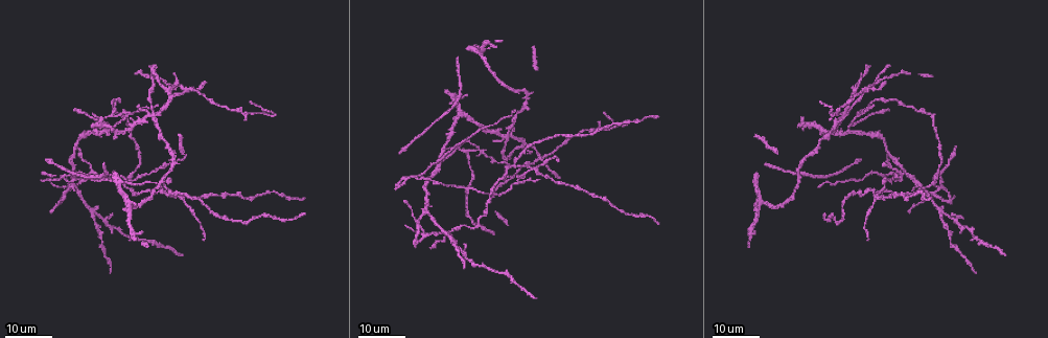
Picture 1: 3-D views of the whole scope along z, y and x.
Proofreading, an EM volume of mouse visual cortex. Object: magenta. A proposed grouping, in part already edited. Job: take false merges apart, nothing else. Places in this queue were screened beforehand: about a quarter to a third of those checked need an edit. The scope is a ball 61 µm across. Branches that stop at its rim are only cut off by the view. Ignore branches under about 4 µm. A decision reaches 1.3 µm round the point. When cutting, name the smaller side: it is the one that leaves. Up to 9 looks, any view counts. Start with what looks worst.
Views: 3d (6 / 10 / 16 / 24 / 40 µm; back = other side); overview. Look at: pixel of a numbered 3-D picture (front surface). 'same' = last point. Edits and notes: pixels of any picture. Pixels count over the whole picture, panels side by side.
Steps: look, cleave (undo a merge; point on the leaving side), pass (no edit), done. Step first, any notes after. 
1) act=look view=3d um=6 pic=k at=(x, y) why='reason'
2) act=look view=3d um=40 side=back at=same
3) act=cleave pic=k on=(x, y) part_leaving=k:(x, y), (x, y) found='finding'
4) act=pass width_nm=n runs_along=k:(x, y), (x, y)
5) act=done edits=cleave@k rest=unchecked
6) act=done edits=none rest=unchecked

act=look view=3d um=24 pic=1 at=(539, 160) why='four-way junction'

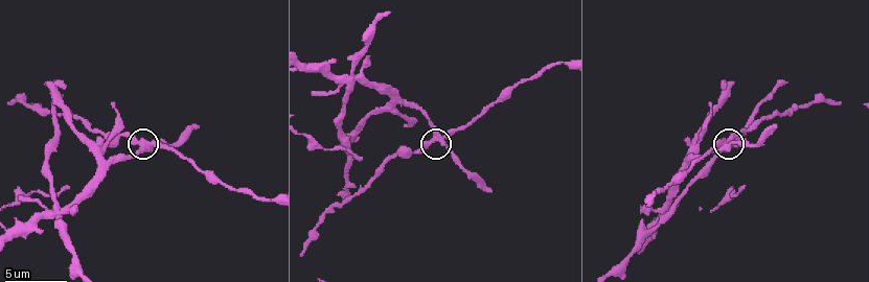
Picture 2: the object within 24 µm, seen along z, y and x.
act=look view=3d um=6 pic=2 at=(142, 140) why='zoom in'

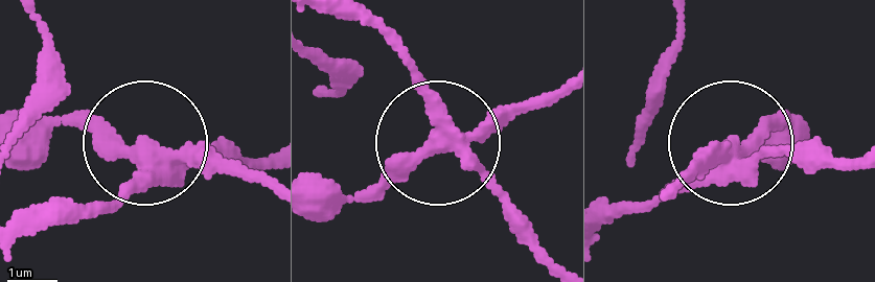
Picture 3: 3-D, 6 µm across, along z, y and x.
act=pass side_arm_um=23 runs_along=3:(602, 226), (798, 118) found='all the same neuron'

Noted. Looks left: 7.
act=look view=3d um=24 pic=1 at=(530, 169) why='two arms in line, one across'

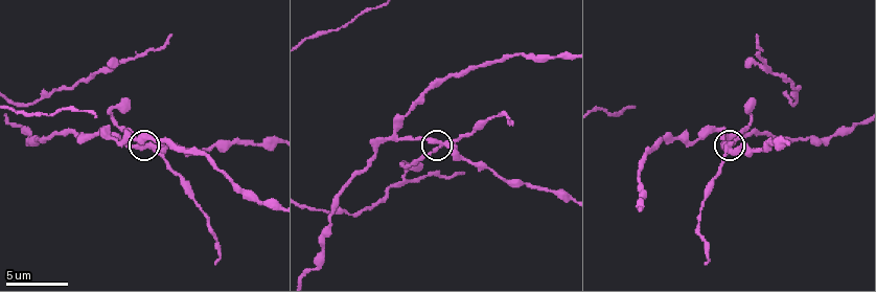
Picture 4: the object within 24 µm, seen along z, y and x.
act=look view=3d um=6 pic=4 at=(436, 149) why='closer look'

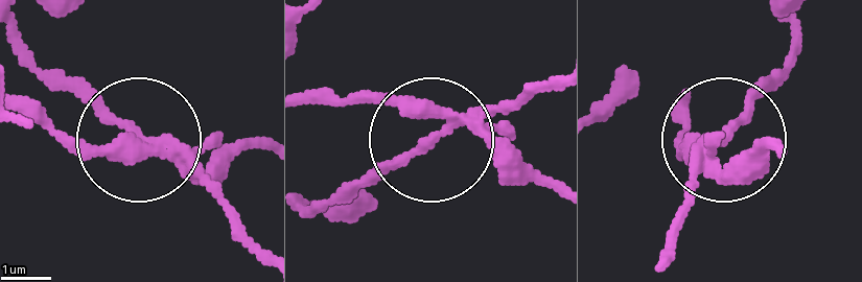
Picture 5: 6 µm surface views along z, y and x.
act=cleave pic=5 on=(413, 153) width_nm=240 part_leaving=5:(469, 112), (553, 83) found='a second neuron is stuck on'

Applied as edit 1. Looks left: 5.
act=look view=3d um=16 pic=1 at=(64, 176) why='a fork'

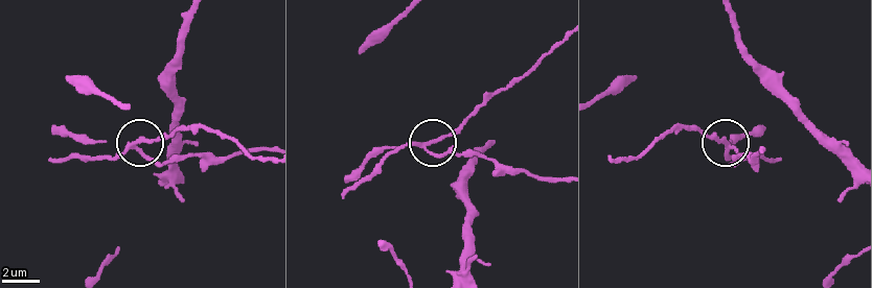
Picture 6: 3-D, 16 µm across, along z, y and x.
act=look view=3d um=10 pic=6 at=(725, 143)

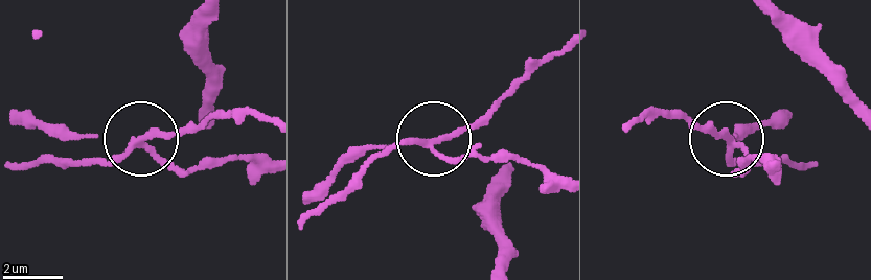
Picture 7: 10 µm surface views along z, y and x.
act=cleave pic=7 on=(154, 155) arms=3 part_leaving=7:(410, 145), (557, 172) found='a second neuron is stuck on'

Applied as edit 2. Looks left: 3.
act=look view=3d um=10 pic=2 at=(694, 146) why='small branch off a trunk'

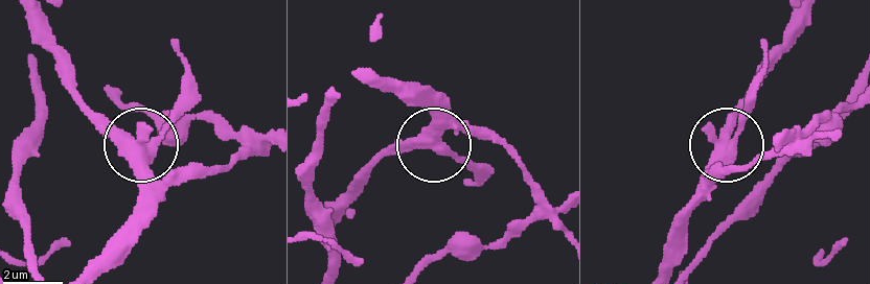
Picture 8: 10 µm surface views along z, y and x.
act=pass side_arm_um=5 runs_along=8:(84, 269), (134, 210), (141, 145), (197, 92) found='one neuron here'

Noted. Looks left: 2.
act=done edits=cleave@5,cleave@7 rest=unchecked

